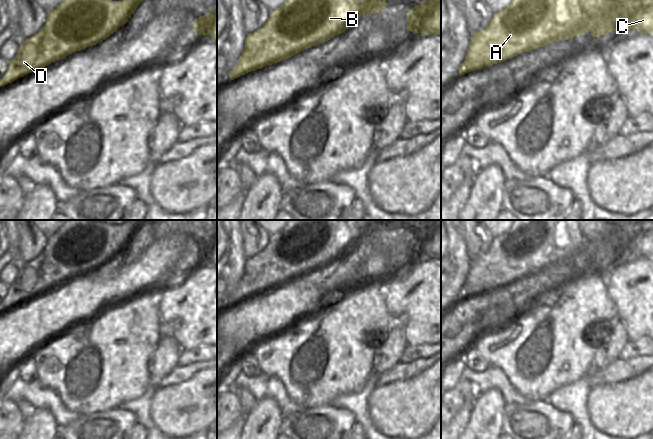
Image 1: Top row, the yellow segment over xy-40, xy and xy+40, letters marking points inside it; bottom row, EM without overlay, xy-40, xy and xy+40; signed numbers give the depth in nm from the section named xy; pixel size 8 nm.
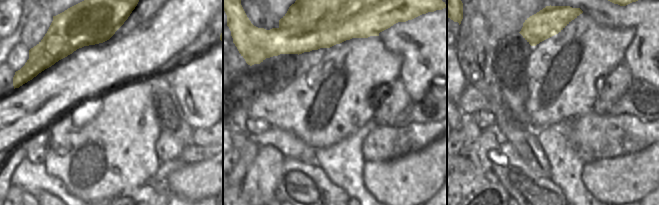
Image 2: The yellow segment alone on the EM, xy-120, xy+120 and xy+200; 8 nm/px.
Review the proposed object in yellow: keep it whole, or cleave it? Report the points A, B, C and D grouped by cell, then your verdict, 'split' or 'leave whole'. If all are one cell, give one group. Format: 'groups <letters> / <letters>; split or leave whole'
groups A B D / C; split

